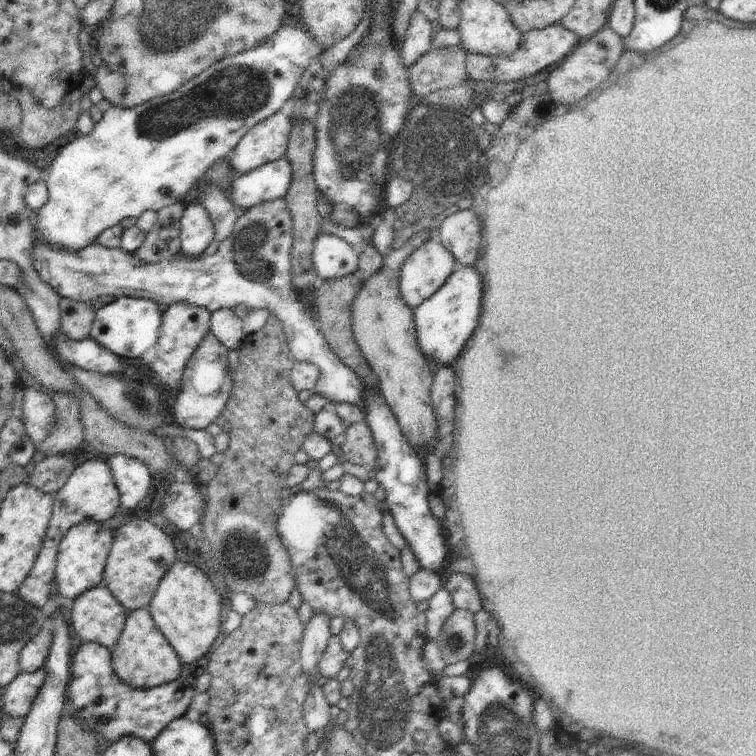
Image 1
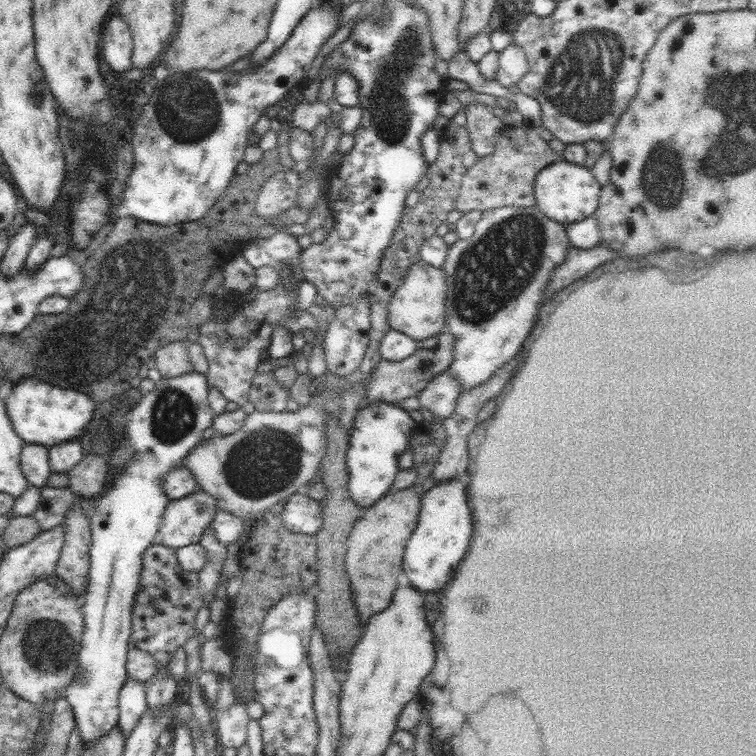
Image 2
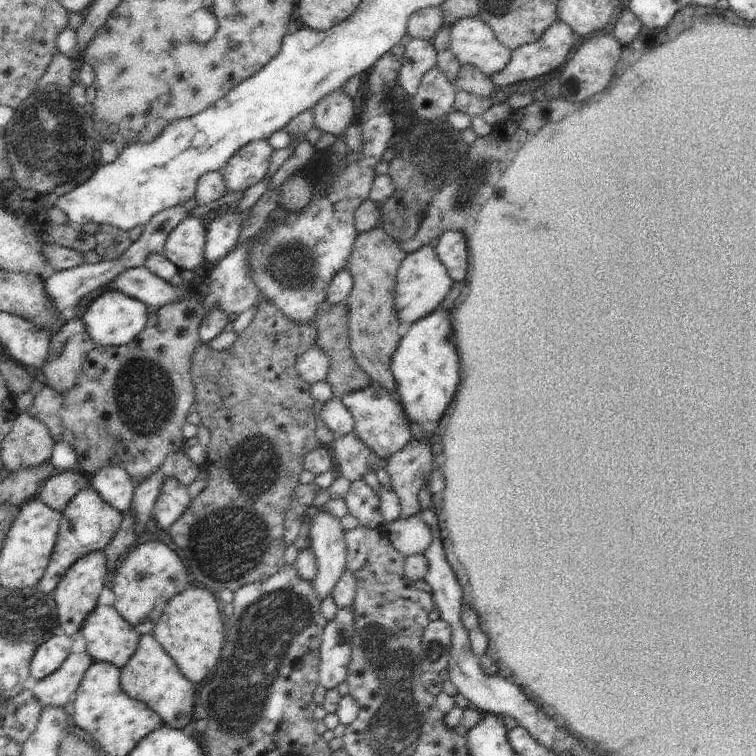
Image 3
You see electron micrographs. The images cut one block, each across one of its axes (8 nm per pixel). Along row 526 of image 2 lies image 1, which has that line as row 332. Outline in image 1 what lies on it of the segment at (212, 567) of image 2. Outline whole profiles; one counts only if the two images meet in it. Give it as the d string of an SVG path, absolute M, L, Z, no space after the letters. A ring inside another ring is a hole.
M210 332L200 341L196 350L185 364L181 378L181 390L174 406L174 420L182 428L205 429L212 424L224 410L231 398L233 375L228 362L228 350Z

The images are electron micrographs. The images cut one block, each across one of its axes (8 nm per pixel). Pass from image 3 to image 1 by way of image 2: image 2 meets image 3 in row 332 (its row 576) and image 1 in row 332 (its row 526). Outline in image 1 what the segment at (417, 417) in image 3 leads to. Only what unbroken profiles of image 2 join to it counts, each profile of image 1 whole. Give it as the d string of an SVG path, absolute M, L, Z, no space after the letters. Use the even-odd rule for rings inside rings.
M457 266L442 288L413 309L418 348L426 360L433 364L434 369L451 368L468 342L469 336L472 336L474 329L478 329L483 288L481 272L476 267Z

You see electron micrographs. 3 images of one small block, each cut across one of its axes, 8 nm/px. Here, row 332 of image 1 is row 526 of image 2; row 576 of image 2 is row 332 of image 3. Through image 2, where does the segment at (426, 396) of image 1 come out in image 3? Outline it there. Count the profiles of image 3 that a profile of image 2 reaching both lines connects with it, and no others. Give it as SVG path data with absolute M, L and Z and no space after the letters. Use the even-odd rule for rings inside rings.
M380 223L357 236L347 262L347 269L353 276L353 287L346 298L349 310L349 348L354 354L353 359L370 376L372 383L378 383L390 392L395 391L392 396L396 400L399 400L399 395L391 362L402 337L399 335L400 321L394 306L397 298L395 286L397 270L409 255L398 243Z

